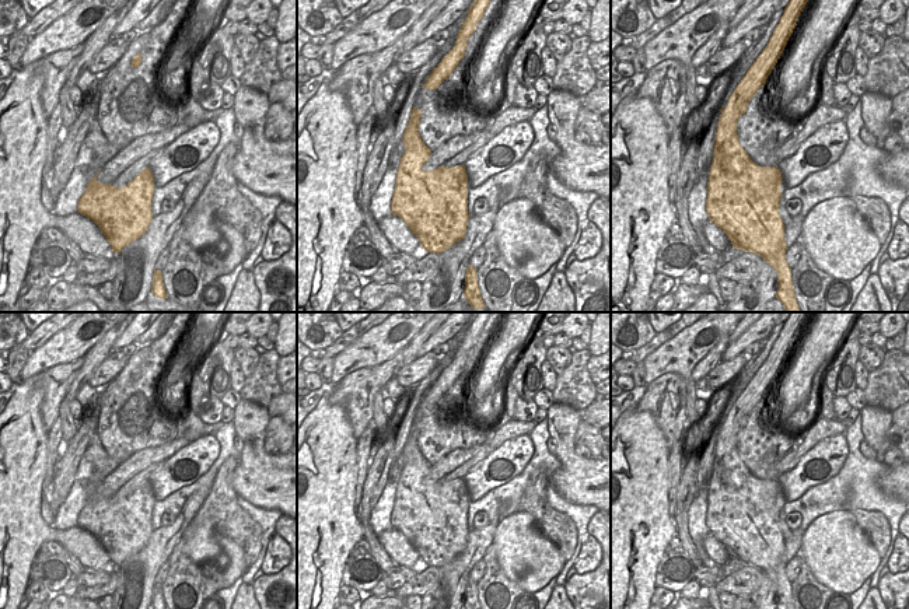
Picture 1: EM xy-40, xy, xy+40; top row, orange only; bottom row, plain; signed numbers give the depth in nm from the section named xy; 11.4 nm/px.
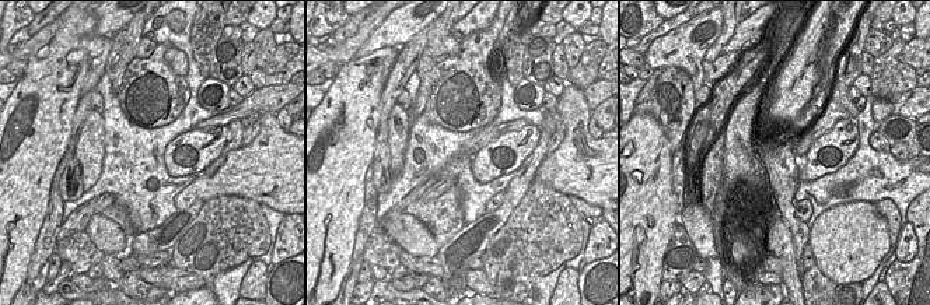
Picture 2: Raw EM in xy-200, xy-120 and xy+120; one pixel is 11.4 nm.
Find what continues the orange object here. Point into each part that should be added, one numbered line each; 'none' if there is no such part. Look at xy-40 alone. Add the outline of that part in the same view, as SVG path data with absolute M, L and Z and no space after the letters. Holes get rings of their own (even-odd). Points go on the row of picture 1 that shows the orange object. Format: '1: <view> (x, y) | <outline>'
none

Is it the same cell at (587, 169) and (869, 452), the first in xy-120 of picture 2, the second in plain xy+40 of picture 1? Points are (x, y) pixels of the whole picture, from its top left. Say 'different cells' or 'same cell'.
different cells

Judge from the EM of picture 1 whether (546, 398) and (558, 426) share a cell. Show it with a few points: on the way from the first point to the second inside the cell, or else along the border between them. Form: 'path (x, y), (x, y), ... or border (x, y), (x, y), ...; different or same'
border (555, 402), (546, 409); different

